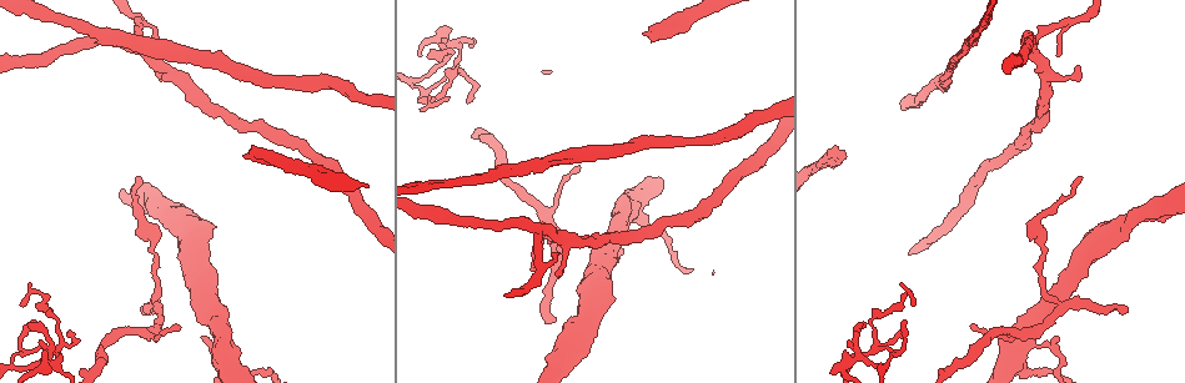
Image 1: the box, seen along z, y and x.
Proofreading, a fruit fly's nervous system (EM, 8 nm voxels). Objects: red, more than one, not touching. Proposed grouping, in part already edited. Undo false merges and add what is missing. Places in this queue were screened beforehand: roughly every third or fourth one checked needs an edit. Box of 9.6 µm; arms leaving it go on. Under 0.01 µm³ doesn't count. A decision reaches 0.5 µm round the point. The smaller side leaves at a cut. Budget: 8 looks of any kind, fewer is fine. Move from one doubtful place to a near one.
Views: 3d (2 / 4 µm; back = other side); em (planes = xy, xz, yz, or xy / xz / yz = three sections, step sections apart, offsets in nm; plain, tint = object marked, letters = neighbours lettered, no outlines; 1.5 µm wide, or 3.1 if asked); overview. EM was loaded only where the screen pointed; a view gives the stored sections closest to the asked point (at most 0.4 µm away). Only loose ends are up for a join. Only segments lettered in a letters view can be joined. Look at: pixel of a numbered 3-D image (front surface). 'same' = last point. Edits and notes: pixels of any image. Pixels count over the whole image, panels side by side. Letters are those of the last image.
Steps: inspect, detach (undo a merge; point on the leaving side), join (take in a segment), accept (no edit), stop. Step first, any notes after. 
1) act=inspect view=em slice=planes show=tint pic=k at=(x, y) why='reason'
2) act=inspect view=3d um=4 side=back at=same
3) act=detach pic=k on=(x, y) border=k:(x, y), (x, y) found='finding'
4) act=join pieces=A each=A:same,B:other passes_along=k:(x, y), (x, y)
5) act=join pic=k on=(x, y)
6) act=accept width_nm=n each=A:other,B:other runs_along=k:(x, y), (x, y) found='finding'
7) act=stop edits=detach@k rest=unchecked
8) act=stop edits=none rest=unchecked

act=inspect view=em slice=planes show=tint pic=1 at=(447, 56) why='narrows sharply'

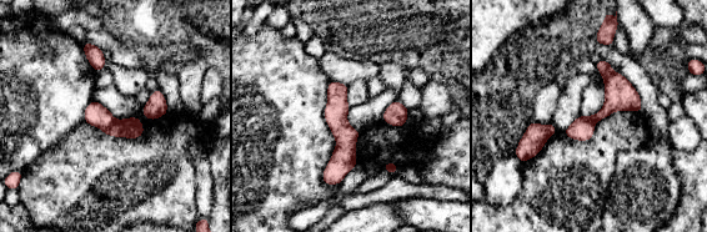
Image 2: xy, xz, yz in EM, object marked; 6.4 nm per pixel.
act=inspect view=em slice=planes show=letters at=same

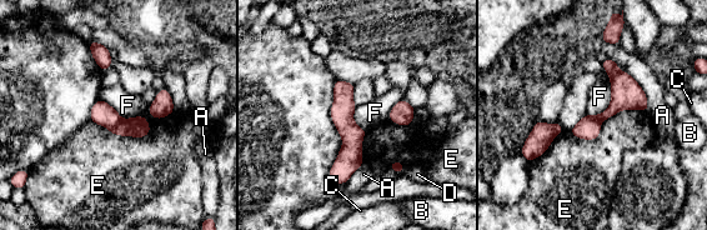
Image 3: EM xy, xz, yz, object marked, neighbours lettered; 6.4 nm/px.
act=detach pic=3 on=(623, 96) each=A:other,B:other,C:other,D:other,E:other,F:other part_leaving=3:(339, 83), (349, 160), (334, 180) found='a second neuron is stuck on'

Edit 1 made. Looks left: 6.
act=inspect view=overview why='redraw'

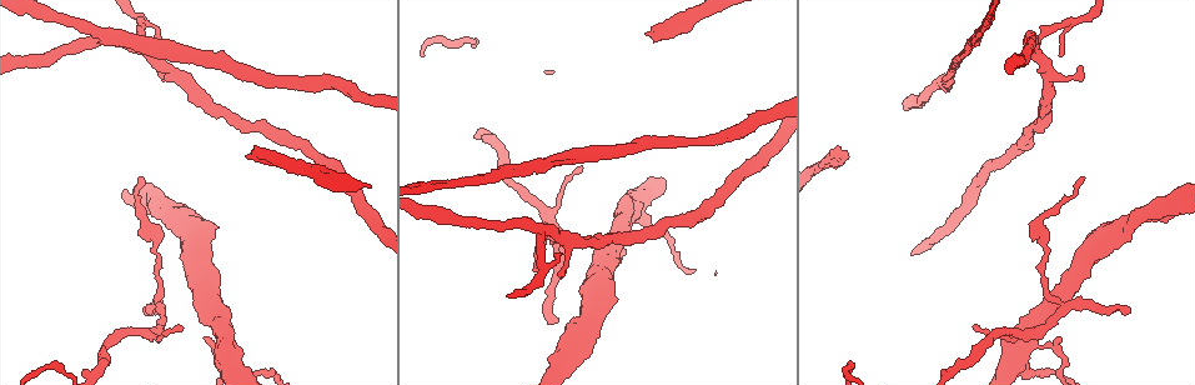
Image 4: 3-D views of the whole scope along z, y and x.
act=inspect view=em slice=planes show=letters pic=4 at=(644, 32)

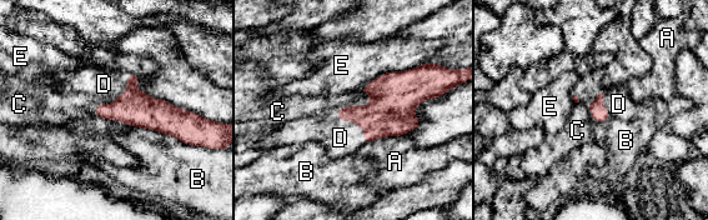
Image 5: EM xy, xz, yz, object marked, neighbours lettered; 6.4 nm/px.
act=join pieces=D each=A:other,B:other,C:other,D:same,E:other passes_along=5:(135, 108), (120, 94), (104, 84) found='it goes on there'

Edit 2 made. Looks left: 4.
act=inspect view=overview

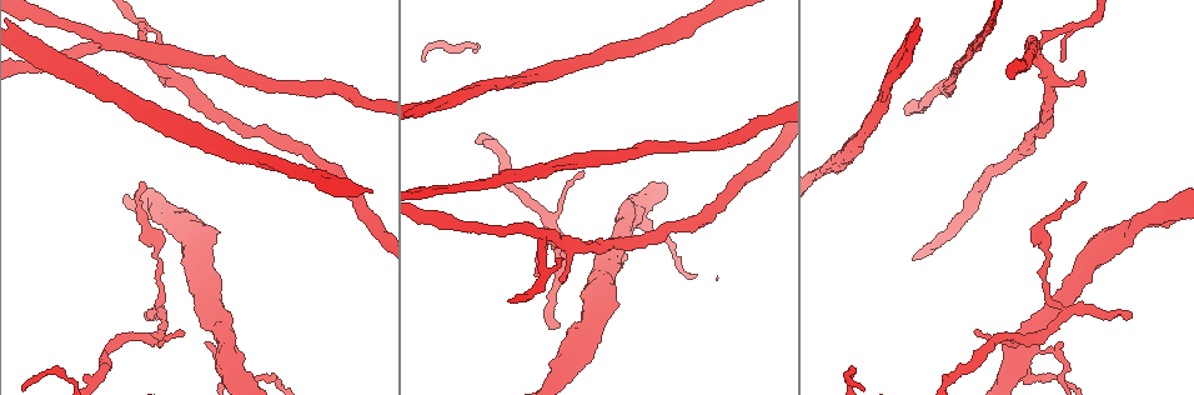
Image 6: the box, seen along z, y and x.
act=inspect view=em slice=xz step=8 show=letters pic=6 at=(1084, 71) why='tapers out'

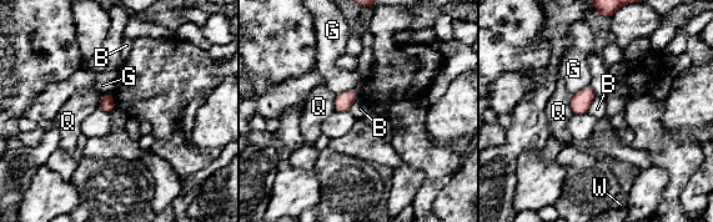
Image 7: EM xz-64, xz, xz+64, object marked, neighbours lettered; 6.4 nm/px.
act=inspect view=em slice=planes show=letters at=same

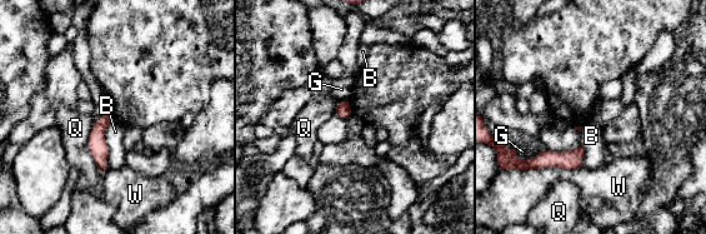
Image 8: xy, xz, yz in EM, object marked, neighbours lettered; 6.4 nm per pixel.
act=accept longest_contact=W:360nm each=B:other,G:other,Q:other,W:other border=8:(113, 120), (105, 132), (109, 167) found='none of them fits'

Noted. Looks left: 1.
act=stop edits=detach@3,join@5 rest=unchecked

